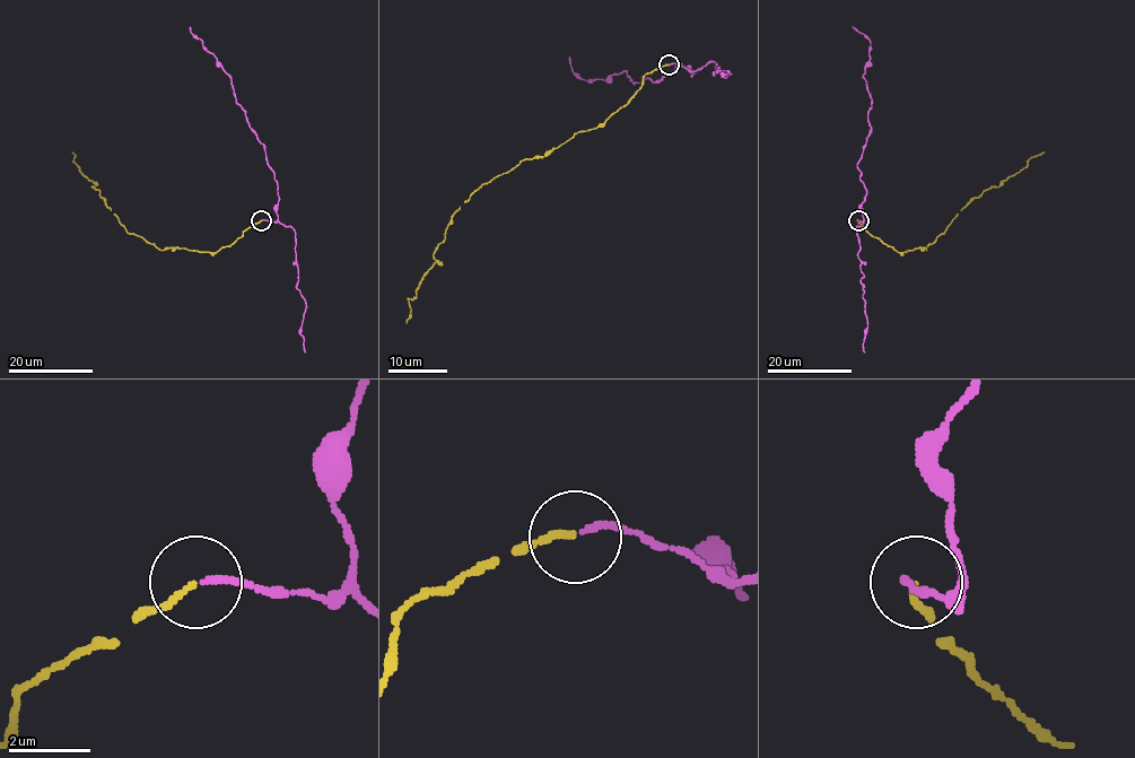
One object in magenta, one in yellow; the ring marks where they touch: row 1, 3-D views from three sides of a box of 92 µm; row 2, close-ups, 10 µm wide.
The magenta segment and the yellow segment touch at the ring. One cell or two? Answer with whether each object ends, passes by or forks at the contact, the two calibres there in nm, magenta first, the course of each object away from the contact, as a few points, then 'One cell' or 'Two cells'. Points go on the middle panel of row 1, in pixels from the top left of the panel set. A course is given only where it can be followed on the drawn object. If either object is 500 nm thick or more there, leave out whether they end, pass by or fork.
At the ring magenta ends. At the ring yellow ends. Thickness 140 nm (magenta) against 150 nm. Course of magenta: (670, 64), (692, 73), (679, 63), (654, 83), (634, 83), (625, 70), (585, 80), (569, 55). Course of yellow: (669, 64), (648, 72), (607, 121), (485, 182), (454, 214), (437, 260), (408, 301), (407, 322). One cell

